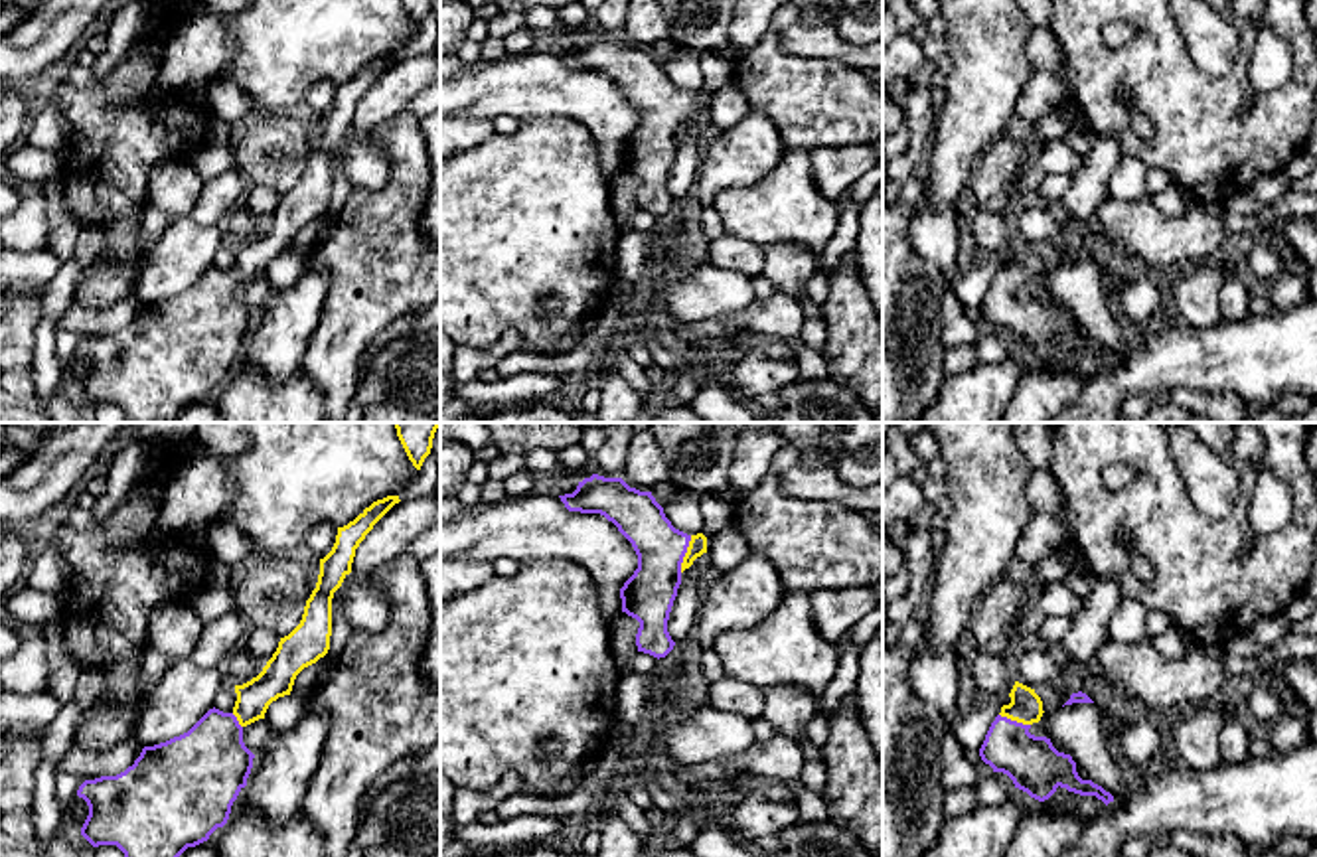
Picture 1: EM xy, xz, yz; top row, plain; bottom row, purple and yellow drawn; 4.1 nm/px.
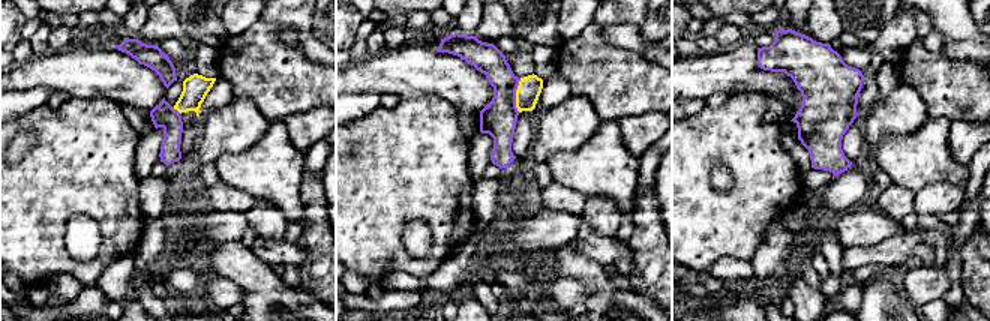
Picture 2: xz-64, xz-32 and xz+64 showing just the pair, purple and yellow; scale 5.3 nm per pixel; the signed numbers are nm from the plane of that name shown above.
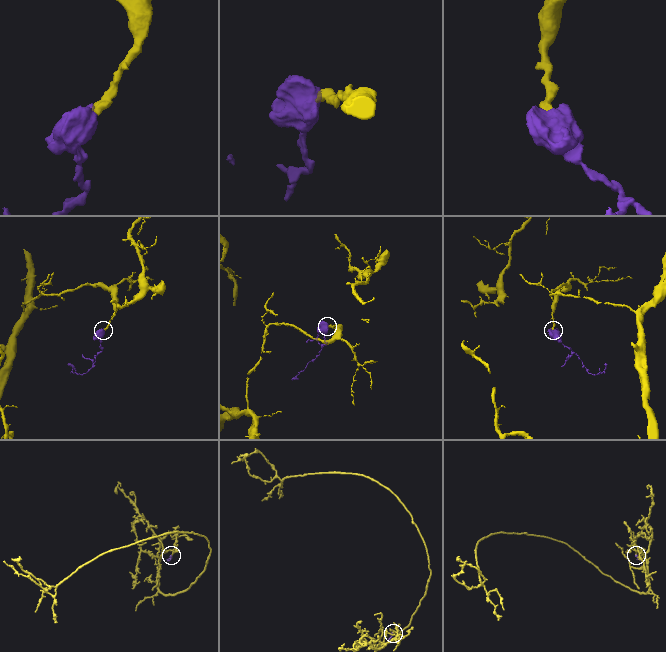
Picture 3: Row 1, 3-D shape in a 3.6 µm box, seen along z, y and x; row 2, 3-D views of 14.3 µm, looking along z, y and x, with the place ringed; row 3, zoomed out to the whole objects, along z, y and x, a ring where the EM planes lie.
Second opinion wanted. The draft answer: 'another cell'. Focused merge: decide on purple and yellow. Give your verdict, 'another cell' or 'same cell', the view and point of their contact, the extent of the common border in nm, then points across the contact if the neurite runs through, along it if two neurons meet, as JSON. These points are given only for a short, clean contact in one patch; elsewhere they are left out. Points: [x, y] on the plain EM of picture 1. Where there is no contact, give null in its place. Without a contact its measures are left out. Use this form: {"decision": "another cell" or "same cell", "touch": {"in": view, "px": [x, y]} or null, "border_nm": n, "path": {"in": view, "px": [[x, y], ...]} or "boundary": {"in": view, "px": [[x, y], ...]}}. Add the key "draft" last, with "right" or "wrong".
{"decision": "same cell", "touch": {"in": "xz", "px": [686, 109]}, "border_nm": 160, "path": {"in": "xz", "px": [[648, 153], [654, 141], [686, 109], [697, 103]]}, "draft": "wrong"}

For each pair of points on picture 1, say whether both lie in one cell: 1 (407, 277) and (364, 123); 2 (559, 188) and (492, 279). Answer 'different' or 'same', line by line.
1: different
2: same

